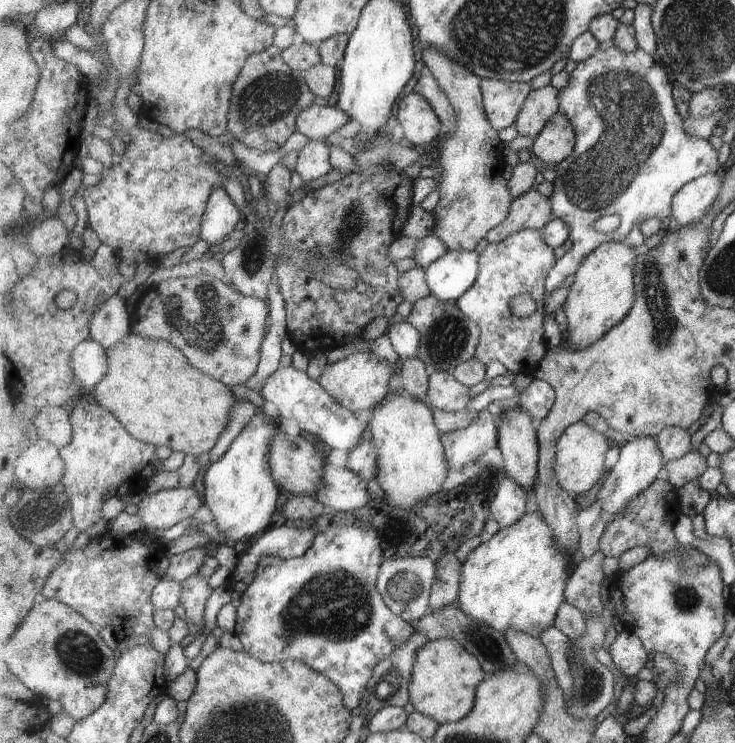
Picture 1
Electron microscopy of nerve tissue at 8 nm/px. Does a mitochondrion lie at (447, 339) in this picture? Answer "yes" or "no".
yes

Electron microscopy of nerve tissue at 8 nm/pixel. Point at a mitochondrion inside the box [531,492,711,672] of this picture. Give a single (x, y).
(687, 601)

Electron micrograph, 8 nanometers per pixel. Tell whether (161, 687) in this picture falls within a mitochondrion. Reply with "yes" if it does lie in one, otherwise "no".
no

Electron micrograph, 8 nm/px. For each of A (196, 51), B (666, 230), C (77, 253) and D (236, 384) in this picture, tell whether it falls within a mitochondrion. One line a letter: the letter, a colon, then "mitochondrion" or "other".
A: other
B: other
C: other
D: other

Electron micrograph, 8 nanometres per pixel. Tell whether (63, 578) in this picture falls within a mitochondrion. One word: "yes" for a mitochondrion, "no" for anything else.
no

